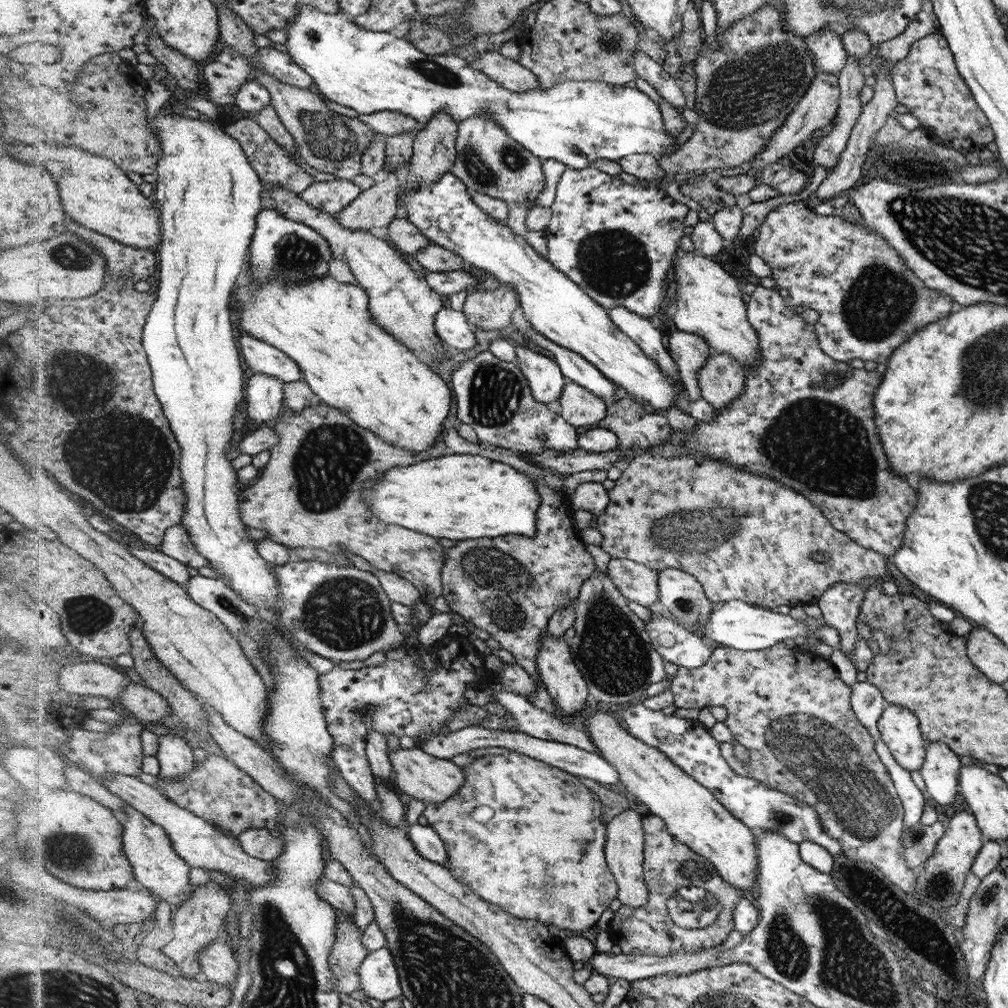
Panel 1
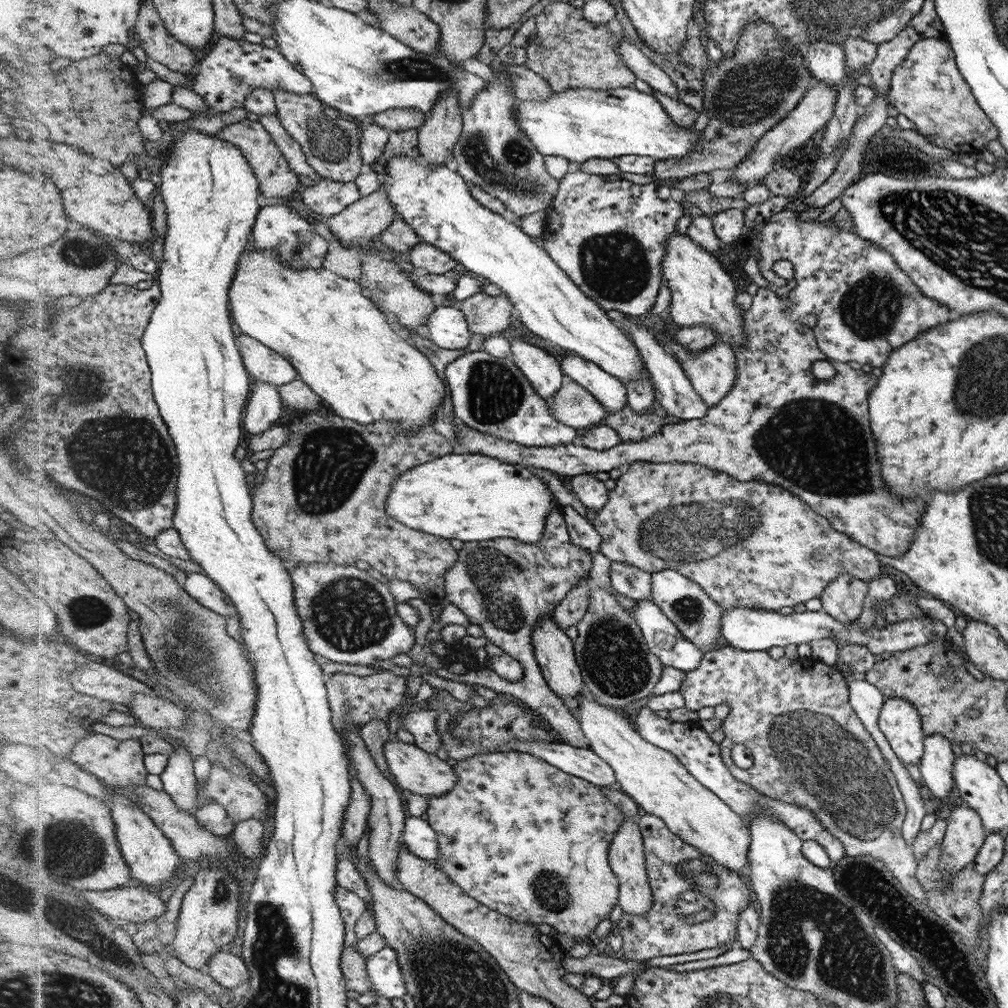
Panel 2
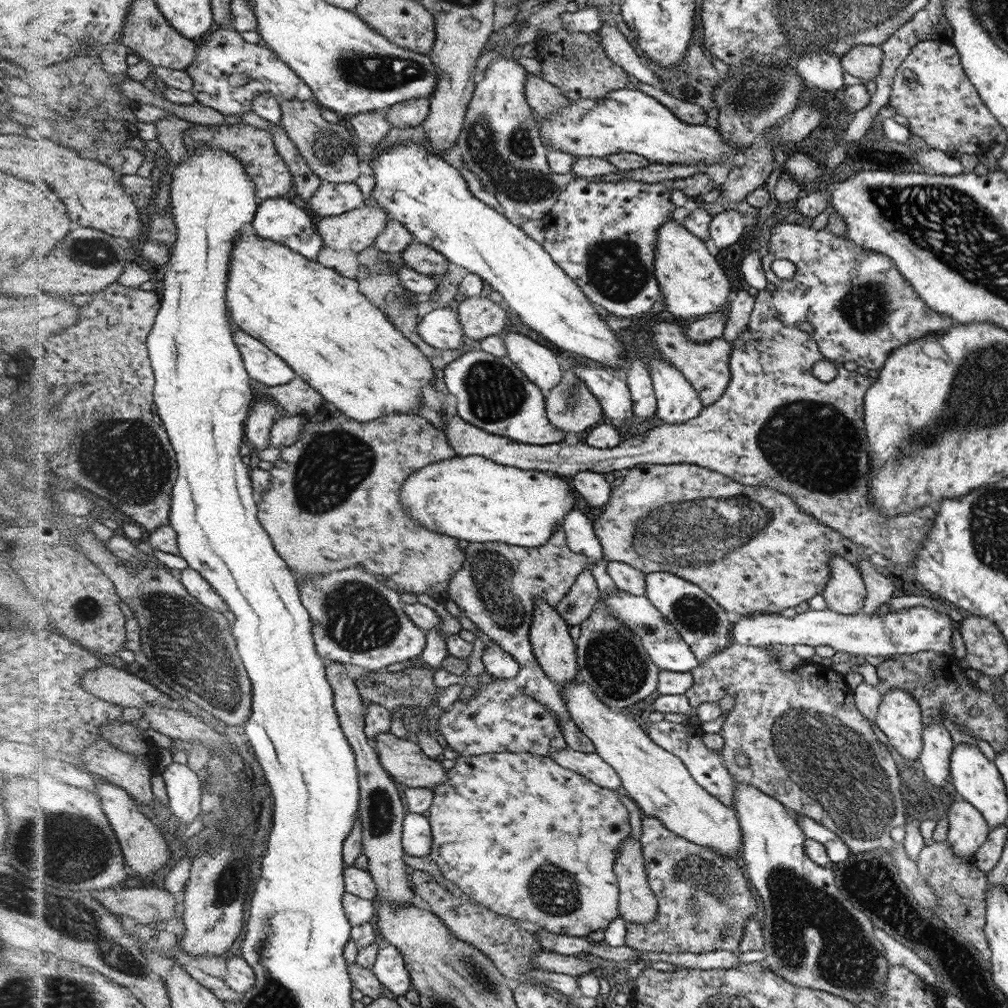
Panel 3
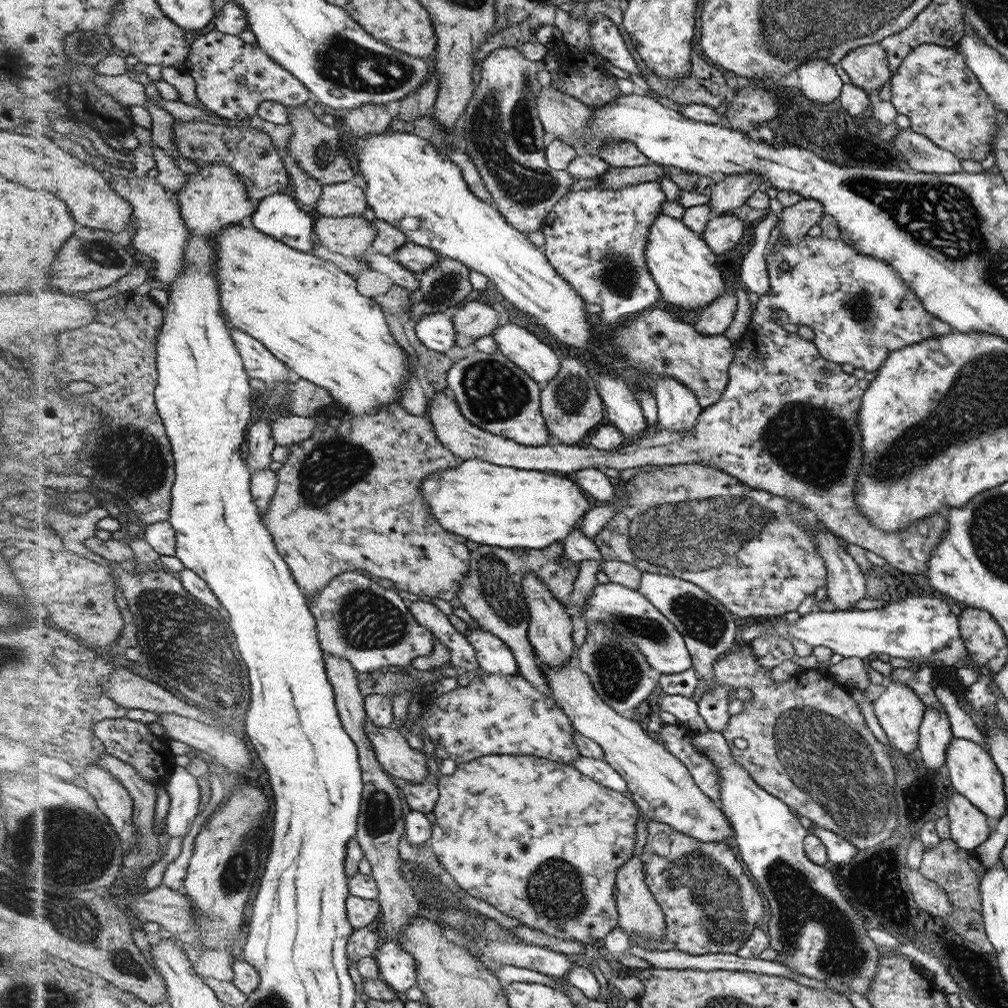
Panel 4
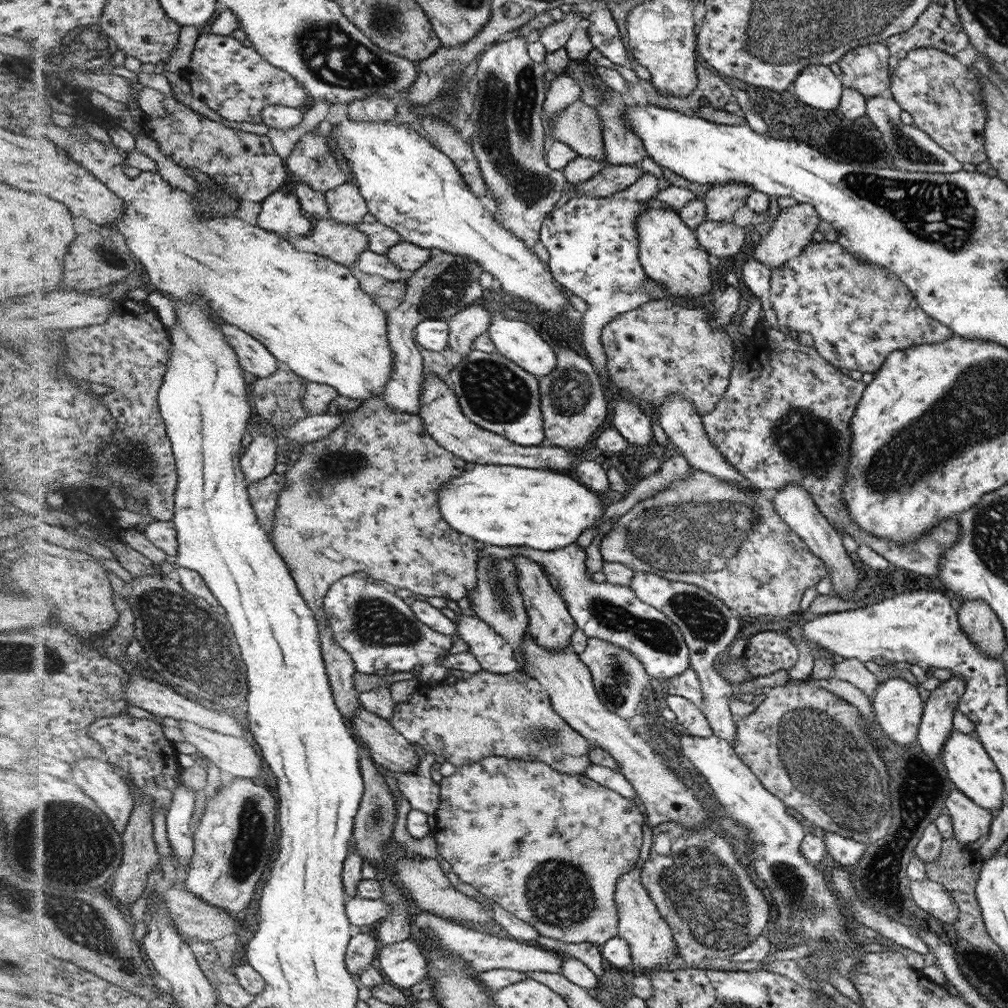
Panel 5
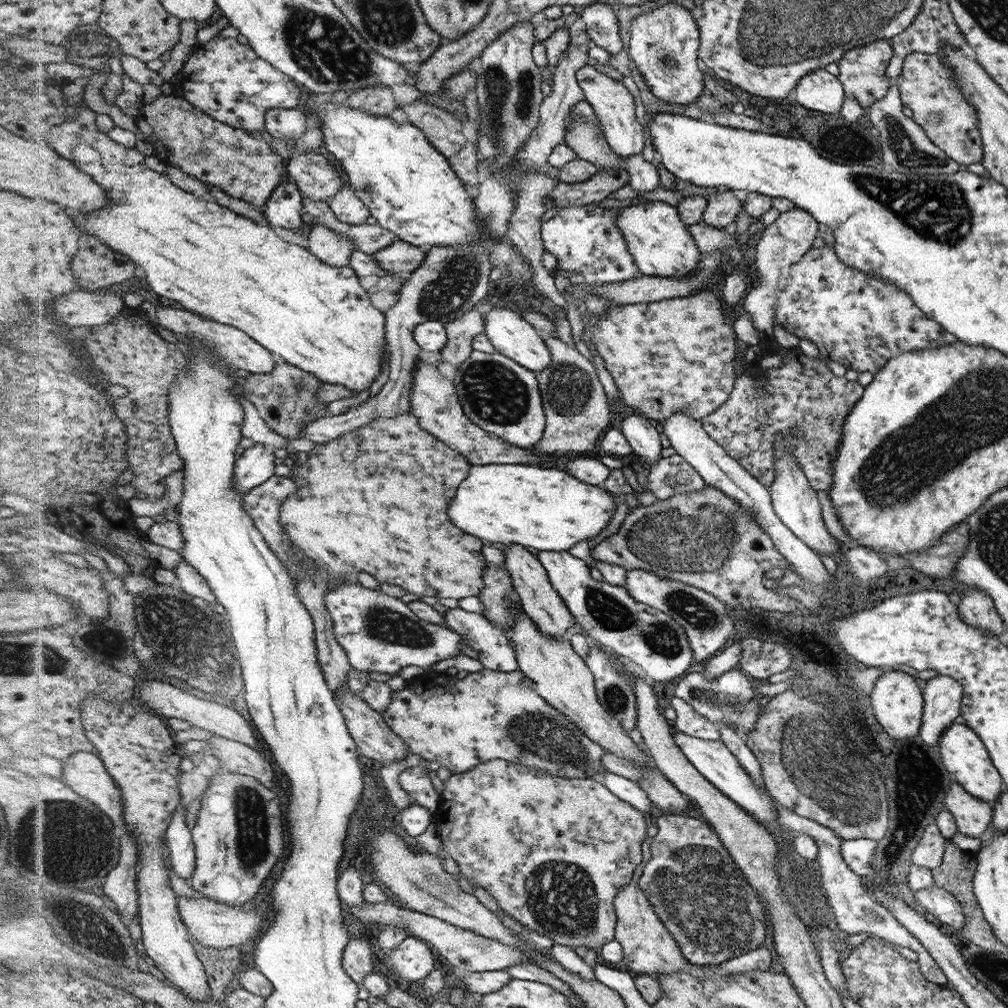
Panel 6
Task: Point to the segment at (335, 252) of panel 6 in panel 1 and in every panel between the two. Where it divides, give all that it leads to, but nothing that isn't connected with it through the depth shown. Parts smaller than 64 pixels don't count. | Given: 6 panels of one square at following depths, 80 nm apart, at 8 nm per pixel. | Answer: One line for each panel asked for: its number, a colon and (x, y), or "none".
1: (378, 206)
2: (359, 223)
3: (357, 229)
4: (350, 236)
5: (342, 242)

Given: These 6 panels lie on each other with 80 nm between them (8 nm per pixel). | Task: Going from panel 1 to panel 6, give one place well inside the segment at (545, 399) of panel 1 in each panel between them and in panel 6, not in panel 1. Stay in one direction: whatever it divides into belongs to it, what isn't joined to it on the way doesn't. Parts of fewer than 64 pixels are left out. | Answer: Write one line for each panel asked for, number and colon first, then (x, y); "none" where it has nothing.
2: (541, 368)
3: (541, 366)
4: (516, 342)
5: (516, 339)
6: (510, 334)

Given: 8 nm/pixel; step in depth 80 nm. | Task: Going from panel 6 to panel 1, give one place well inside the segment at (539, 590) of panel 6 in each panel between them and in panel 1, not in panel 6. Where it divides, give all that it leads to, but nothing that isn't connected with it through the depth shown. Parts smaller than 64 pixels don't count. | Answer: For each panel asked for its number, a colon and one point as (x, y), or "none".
1: (559, 673)
2: (554, 649)
3: (556, 652)
4: (550, 628)
5: (550, 624)

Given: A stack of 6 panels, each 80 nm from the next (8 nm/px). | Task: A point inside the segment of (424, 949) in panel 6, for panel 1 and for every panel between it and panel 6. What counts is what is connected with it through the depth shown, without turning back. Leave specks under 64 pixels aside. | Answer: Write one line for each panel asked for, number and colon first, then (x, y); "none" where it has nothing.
1: (379, 979)
2: (382, 968)
3: (389, 968)
4: (397, 968)
5: (403, 963)

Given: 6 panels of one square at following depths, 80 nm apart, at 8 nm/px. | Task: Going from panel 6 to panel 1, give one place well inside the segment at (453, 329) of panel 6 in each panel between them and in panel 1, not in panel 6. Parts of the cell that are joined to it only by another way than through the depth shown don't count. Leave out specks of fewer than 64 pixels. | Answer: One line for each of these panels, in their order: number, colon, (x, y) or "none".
1: (489, 309)
2: (486, 315)
3: (481, 317)
4: (475, 319)
5: (466, 325)

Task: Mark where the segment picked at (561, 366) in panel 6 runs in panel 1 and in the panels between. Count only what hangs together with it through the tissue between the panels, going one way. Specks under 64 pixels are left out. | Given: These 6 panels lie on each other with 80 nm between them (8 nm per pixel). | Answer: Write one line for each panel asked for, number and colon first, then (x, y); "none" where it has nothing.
1: (580, 407)
2: (572, 405)
3: (571, 405)
4: (572, 406)
5: (572, 402)

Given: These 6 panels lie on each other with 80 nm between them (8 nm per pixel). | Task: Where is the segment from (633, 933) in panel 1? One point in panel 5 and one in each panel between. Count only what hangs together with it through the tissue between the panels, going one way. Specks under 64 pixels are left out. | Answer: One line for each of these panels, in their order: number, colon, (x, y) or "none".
2: (696, 901)
3: (704, 903)
4: (710, 906)
5: (703, 893)

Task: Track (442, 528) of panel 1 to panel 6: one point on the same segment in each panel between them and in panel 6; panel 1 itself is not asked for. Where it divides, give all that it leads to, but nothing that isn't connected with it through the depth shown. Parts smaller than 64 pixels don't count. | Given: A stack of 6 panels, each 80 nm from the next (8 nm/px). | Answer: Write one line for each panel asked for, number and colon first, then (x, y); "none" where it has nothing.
2: (471, 497)
3: (473, 498)
4: (507, 507)
5: (506, 506)
6: (546, 509)

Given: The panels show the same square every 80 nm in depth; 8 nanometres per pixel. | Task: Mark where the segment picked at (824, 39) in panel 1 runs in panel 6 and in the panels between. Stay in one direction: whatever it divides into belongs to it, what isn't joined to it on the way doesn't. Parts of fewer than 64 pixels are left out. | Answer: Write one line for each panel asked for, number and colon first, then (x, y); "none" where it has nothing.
2: (826, 60)
3: (822, 70)
4: (818, 80)
5: (816, 86)
6: (820, 91)

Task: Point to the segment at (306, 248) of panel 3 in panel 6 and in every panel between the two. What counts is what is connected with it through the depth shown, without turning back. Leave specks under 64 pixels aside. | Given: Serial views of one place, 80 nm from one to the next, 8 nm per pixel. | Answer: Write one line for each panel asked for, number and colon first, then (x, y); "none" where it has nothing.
4: (280, 216)
5: (282, 213)
6: (284, 207)

